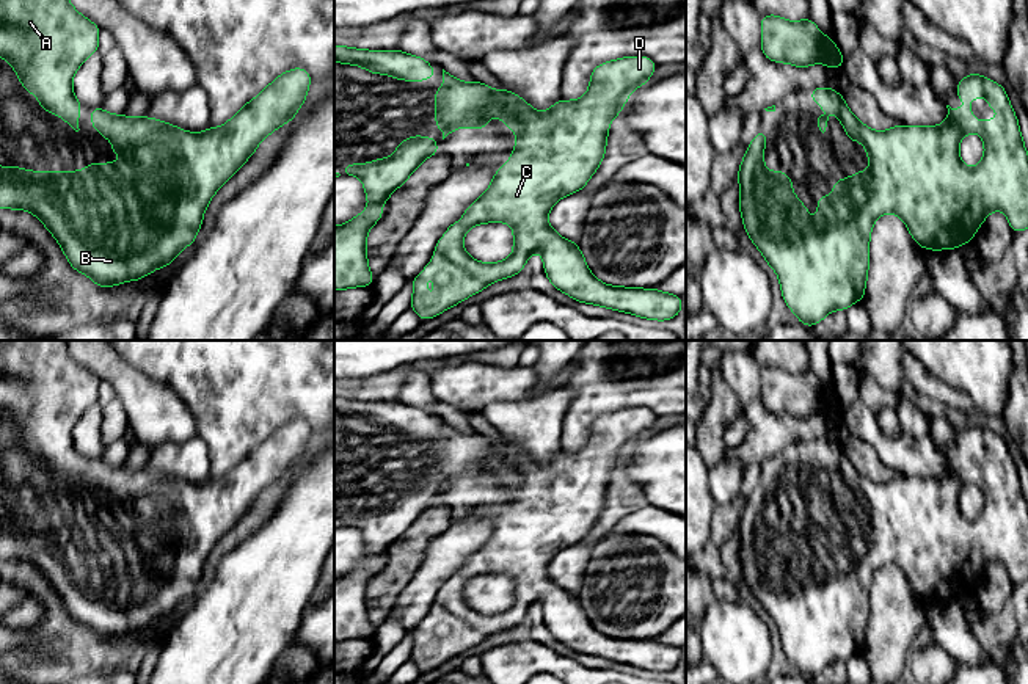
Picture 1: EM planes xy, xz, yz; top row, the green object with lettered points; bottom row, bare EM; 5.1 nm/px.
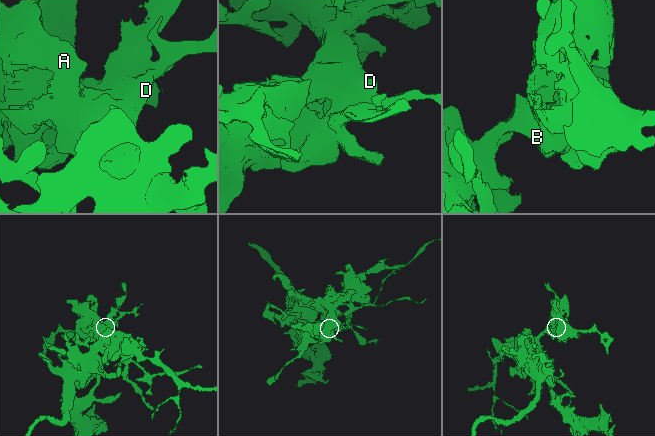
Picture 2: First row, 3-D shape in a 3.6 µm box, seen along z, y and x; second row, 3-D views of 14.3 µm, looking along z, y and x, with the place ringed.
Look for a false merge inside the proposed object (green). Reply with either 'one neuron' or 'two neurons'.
one neuron

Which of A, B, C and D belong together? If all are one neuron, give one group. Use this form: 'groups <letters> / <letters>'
groups A B C D

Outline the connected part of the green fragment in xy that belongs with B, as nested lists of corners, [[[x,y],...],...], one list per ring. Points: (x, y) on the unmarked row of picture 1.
[[[290,420],[278,427],[226,475],[201,485],[185,483],[148,468],[129,469],[110,466],[100,458],[91,458],[93,480],[113,494],[111,504],[135,507],[138,511],[102,516],[88,513],[85,522],[27,522],[20,518],[0,518],[5,522],[5,527],[0,529],[0,560],[24,560],[36,566],[60,595],[69,617],[91,629],[99,639],[138,632],[157,620],[170,618],[185,598],[195,595],[212,548],[240,522],[240,518],[254,505],[264,489],[295,469],[304,455],[311,433],[306,420]]]

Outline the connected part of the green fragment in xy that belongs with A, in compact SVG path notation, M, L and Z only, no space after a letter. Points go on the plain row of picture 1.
M0 340L0 409L5 409L17 425L22 438L35 446L39 457L47 463L63 469L75 483L78 483L78 464L82 463L82 455L75 450L72 442L72 430L80 416L93 405L99 402L99 384L100 380L83 369L71 355L66 347L66 340Z

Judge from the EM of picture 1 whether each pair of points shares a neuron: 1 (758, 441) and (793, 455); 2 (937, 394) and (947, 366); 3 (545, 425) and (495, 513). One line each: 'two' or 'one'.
1: two
2: two
3: two

